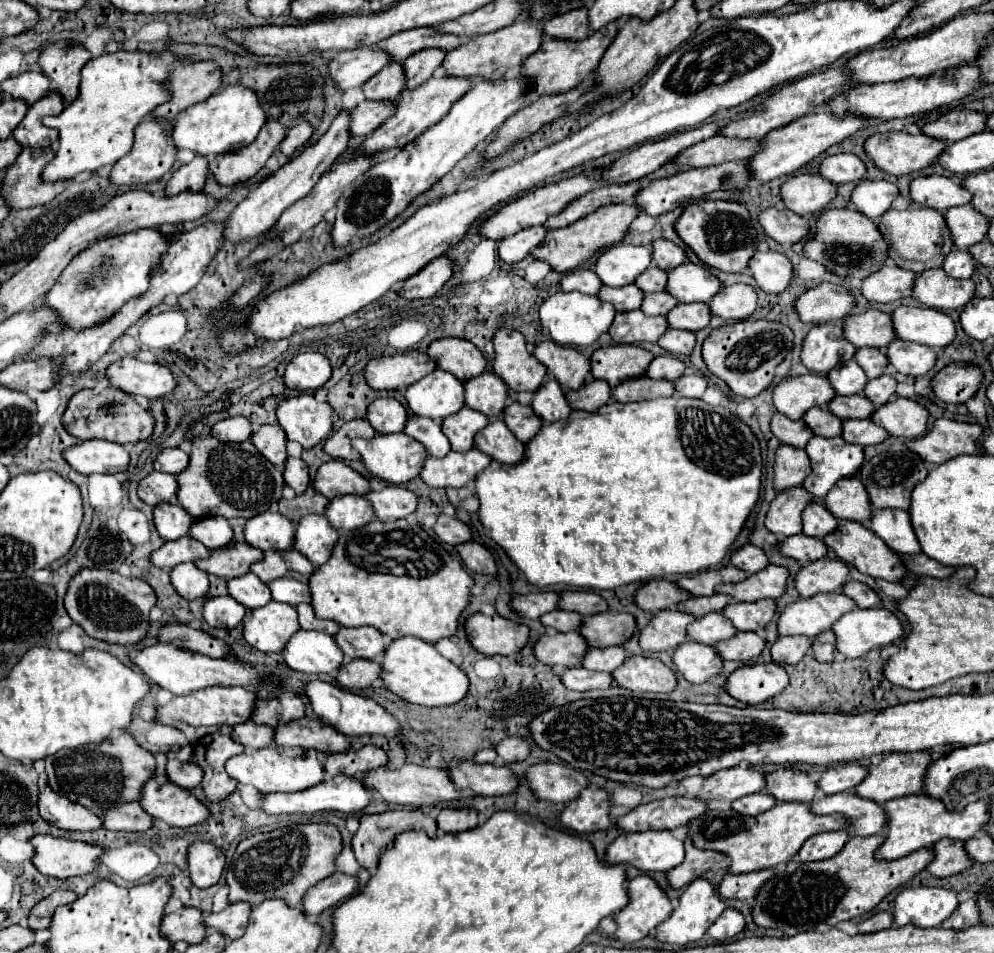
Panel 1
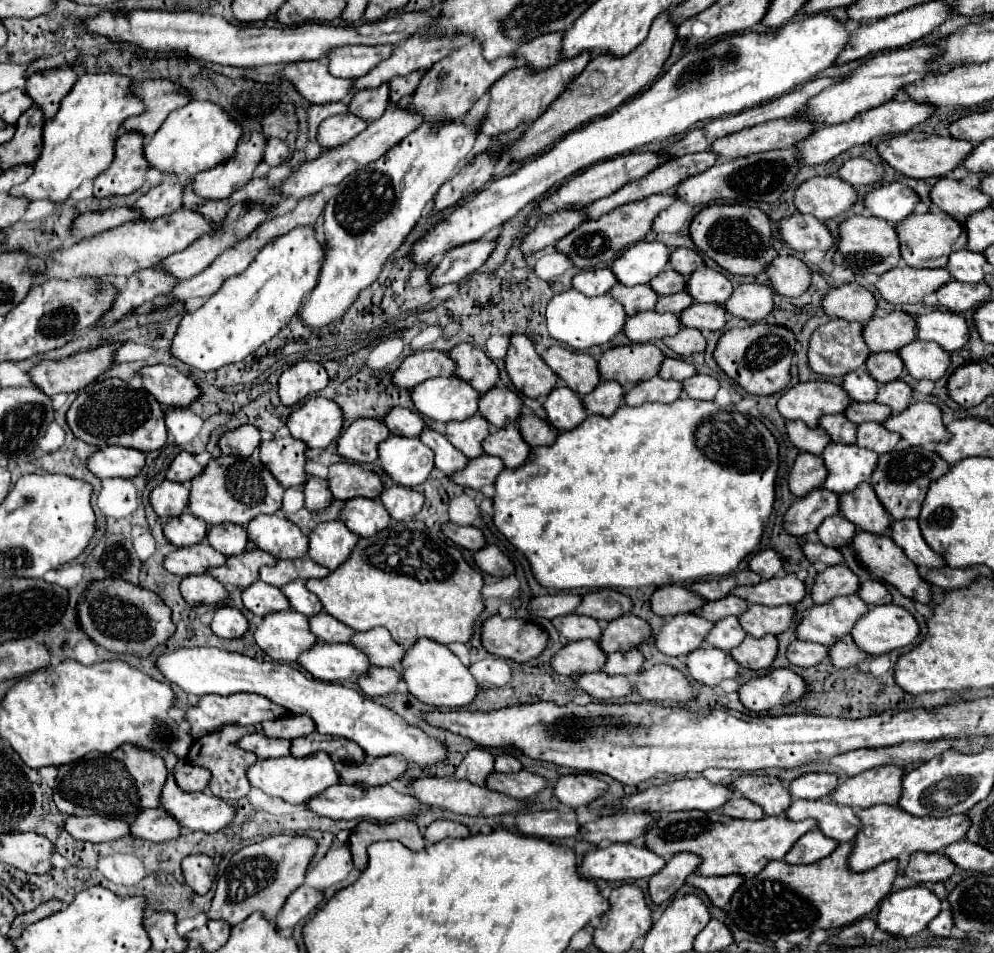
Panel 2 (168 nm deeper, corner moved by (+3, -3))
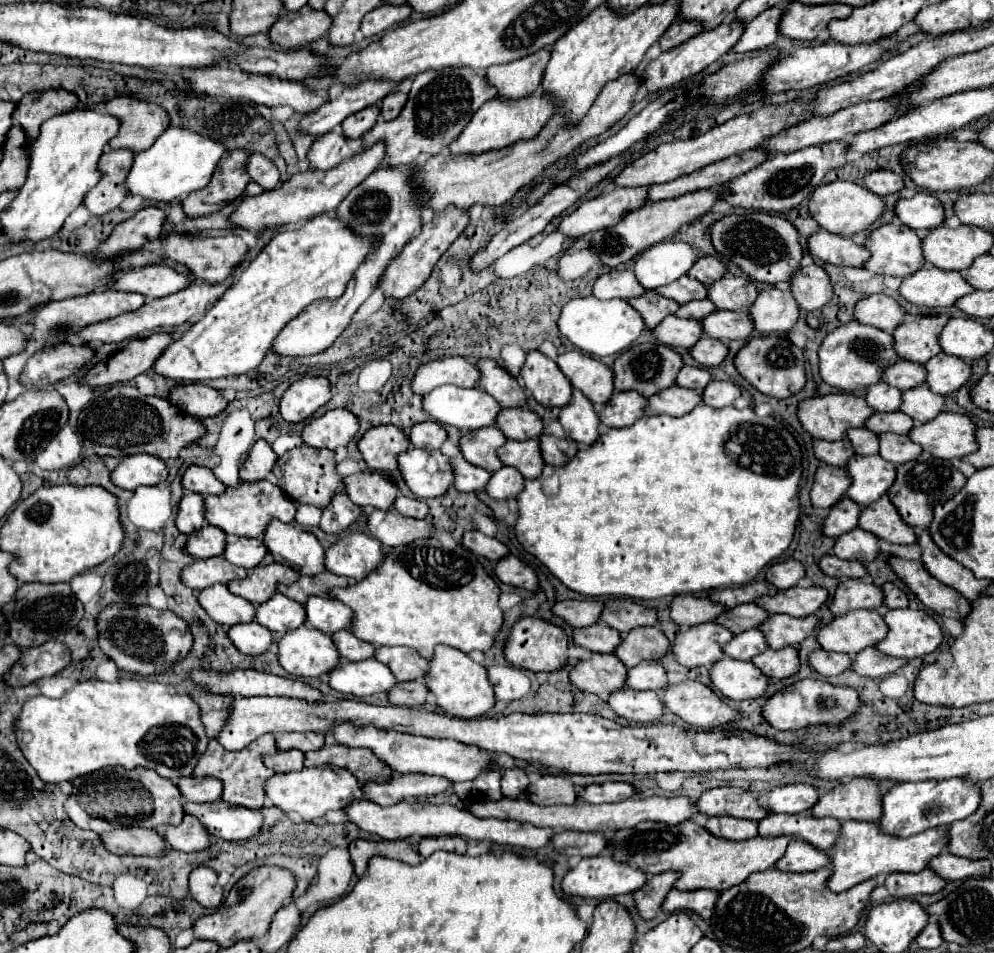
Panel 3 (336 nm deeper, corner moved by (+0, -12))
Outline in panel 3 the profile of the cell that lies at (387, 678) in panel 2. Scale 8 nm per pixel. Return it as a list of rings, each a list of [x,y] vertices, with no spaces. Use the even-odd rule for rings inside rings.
[[[396,682],[390,690],[388,690],[388,700],[394,706],[410,706],[416,708],[420,704],[426,702],[426,694],[428,688],[422,682]]]

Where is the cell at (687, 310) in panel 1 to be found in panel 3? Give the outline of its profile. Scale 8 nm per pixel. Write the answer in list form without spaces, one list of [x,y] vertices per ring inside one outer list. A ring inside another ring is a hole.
[[[716,310],[700,320],[700,326],[706,336],[722,342],[747,339],[754,330],[748,312],[726,312]]]

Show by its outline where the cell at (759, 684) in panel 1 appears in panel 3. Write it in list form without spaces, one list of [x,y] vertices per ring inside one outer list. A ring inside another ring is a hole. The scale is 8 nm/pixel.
[[[800,680],[792,686],[776,692],[762,706],[762,716],[776,730],[796,730],[810,724],[840,724],[842,720],[856,714],[860,706],[858,692],[854,688],[832,686],[826,680]]]

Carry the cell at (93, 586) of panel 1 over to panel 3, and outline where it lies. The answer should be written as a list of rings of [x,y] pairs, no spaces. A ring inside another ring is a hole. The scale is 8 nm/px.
[[[106,606],[98,618],[100,650],[116,662],[118,668],[136,674],[160,674],[174,662],[182,660],[192,648],[192,634],[188,624],[170,610],[154,610],[150,606]]]

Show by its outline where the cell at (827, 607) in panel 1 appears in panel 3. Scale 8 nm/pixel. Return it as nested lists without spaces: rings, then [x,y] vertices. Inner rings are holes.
[[[852,610],[818,630],[818,644],[828,652],[856,654],[886,636],[886,624],[876,610]]]

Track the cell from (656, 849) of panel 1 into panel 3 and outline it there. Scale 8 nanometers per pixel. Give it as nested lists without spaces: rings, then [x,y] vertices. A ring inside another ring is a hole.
[[[600,854],[600,856],[592,856],[592,858],[584,858],[576,868],[572,868],[566,878],[562,880],[562,890],[568,896],[580,896],[580,898],[596,898],[596,900],[606,900],[618,894],[628,894],[628,892],[636,892],[646,884],[646,874],[636,868],[630,866],[626,862],[618,862],[612,856]]]

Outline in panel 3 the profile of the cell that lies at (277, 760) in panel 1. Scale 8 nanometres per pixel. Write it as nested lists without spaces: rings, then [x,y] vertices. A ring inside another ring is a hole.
[[[316,766],[316,768],[302,768],[296,772],[274,774],[266,780],[266,796],[272,804],[284,812],[298,812],[306,822],[320,820],[328,810],[342,810],[352,800],[362,796],[362,788],[356,776],[338,766]]]

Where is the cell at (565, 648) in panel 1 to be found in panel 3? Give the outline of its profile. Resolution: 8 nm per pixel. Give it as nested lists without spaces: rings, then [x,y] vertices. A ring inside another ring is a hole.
[[[592,654],[588,660],[580,660],[570,670],[570,682],[582,690],[598,696],[608,696],[610,692],[624,686],[626,666],[614,654]]]

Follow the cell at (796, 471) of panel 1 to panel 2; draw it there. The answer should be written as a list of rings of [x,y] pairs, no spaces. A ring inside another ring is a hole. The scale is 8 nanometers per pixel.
[[[799,453],[789,477],[789,489],[797,497],[805,497],[809,491],[819,489],[827,477],[825,463],[821,457],[811,453]]]

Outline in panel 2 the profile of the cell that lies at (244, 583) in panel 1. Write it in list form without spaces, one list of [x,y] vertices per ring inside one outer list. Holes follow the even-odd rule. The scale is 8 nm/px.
[[[255,581],[251,587],[247,587],[243,591],[243,605],[253,615],[259,615],[259,617],[265,617],[265,613],[291,609],[289,599],[281,593],[281,589],[269,587],[263,581]]]

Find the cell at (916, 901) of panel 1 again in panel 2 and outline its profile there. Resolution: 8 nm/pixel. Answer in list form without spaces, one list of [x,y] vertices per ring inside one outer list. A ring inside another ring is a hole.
[[[907,887],[889,893],[877,913],[877,927],[895,937],[913,937],[941,911],[941,901],[925,887]]]

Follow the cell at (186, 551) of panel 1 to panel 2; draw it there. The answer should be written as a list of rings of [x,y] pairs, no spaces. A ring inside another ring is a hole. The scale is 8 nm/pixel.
[[[201,541],[193,547],[181,547],[165,557],[165,569],[169,573],[187,577],[187,575],[203,575],[211,567],[225,565],[227,557],[217,553],[207,541]]]

